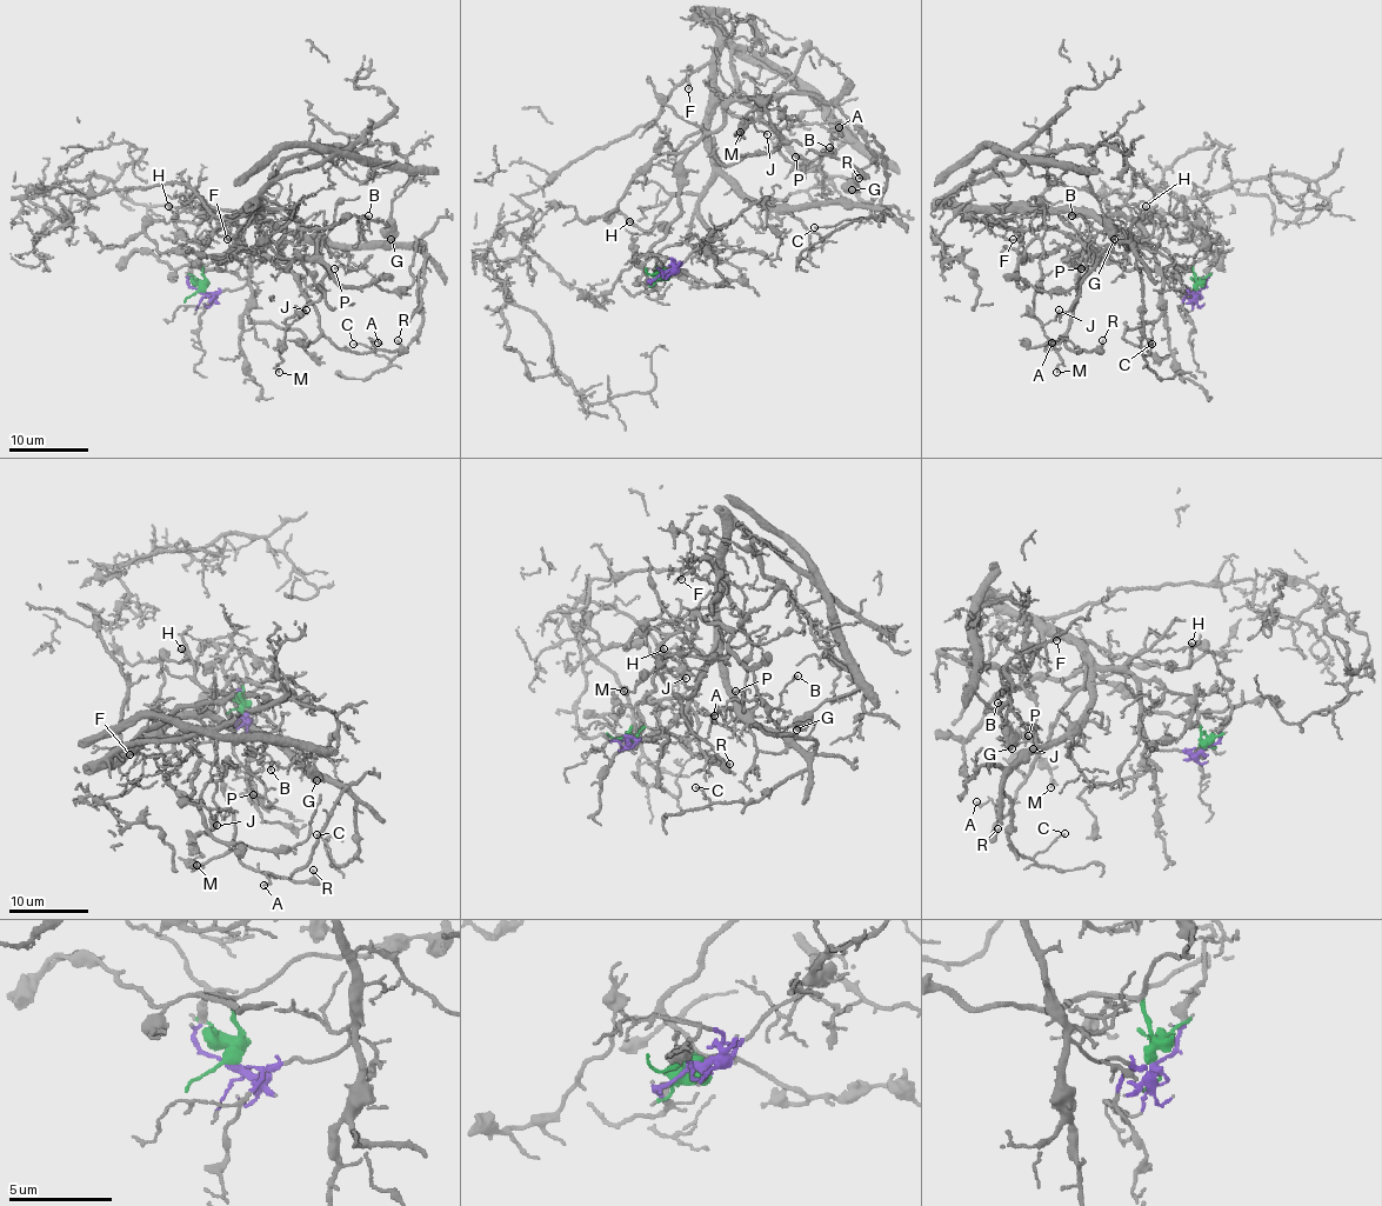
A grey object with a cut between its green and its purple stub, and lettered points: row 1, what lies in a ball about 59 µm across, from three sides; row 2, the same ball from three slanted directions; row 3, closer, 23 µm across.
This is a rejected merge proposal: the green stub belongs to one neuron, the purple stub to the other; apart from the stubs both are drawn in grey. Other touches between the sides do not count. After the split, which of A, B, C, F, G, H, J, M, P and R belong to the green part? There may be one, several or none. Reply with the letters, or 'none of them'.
H, J, M

